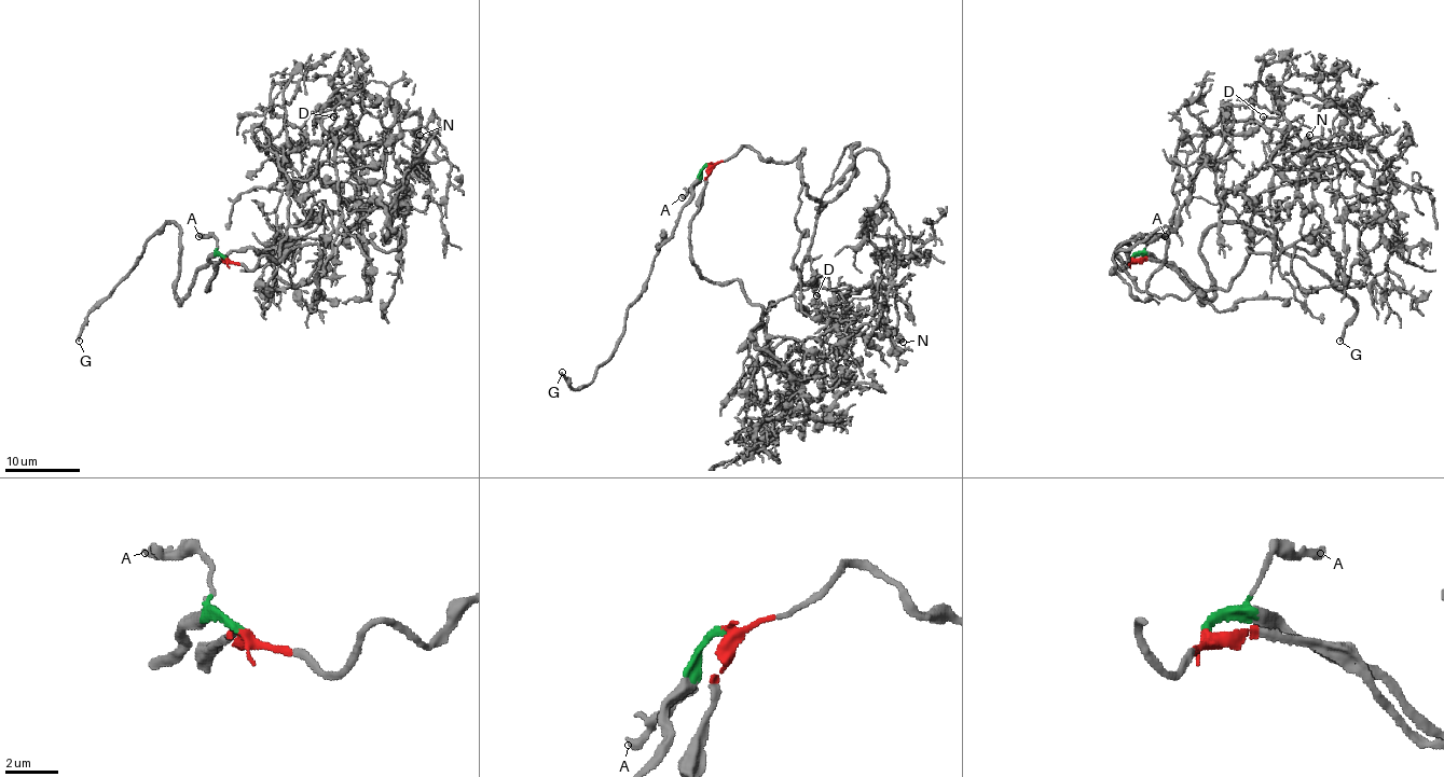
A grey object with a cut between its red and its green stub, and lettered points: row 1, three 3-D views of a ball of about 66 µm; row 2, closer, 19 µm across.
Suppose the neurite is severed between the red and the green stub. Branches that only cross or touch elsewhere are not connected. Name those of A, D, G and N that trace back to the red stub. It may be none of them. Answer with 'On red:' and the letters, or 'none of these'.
On red: D, N

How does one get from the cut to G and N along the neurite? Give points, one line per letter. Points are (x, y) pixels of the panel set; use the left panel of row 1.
G: (224, 258), (212, 254), (181, 299), (175, 293), (181, 230), (168, 222), (90, 313), (78, 340)
N: (224, 258), (317, 245), (319, 290), (327, 133), (347, 122), (394, 202), (420, 135)

